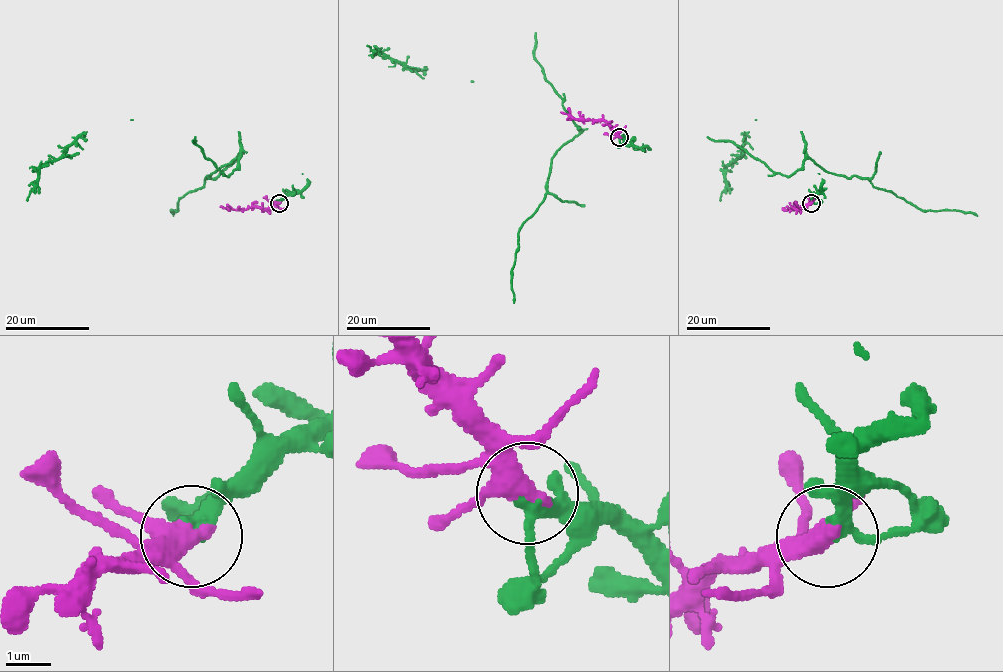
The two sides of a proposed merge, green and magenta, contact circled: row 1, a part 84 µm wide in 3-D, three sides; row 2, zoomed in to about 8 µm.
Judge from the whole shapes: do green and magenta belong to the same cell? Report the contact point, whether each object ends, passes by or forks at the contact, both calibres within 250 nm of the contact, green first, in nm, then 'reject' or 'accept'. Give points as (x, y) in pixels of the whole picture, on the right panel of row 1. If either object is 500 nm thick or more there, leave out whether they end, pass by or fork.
place (811, 203); green passes by; magenta passes by; calibres 280 and 420 nm; accept

